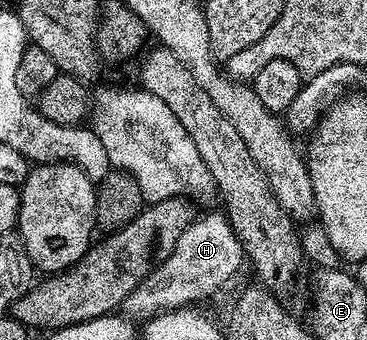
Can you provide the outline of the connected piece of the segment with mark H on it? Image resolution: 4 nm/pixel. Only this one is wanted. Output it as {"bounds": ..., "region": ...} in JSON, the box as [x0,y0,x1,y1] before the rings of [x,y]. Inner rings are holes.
{"bounds":[121,212,245,323],"region":[[[222,212],[196,216],[189,228],[177,239],[173,255],[159,262],[155,270],[122,303],[121,309],[128,318],[142,323],[148,317],[182,309],[197,303],[201,297],[215,293],[239,268],[245,265],[243,244]]]}

